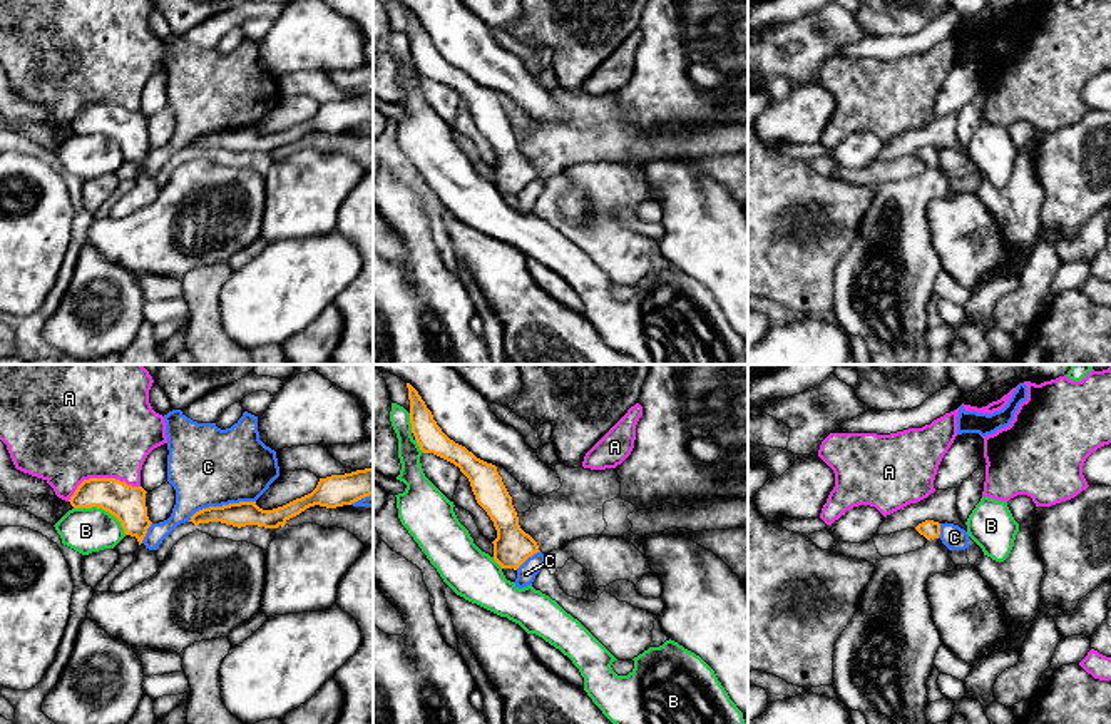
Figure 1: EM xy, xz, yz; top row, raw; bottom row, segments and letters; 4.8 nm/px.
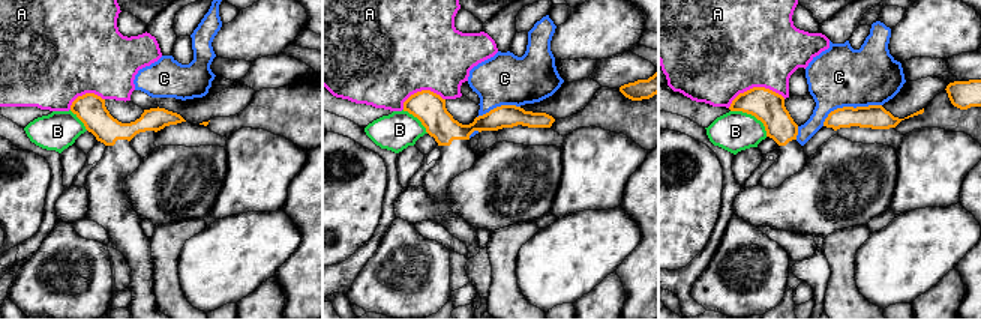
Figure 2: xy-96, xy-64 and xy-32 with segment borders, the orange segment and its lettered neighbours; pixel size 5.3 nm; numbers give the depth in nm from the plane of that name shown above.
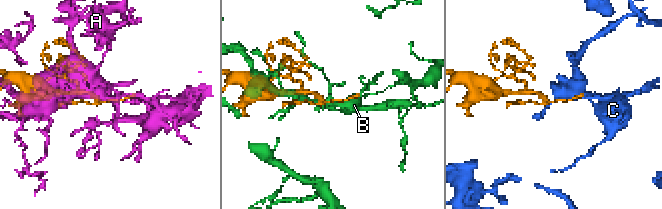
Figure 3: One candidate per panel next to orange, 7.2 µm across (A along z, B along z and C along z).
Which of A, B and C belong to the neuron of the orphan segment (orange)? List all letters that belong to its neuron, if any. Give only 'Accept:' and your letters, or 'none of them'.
Accept: none of them

